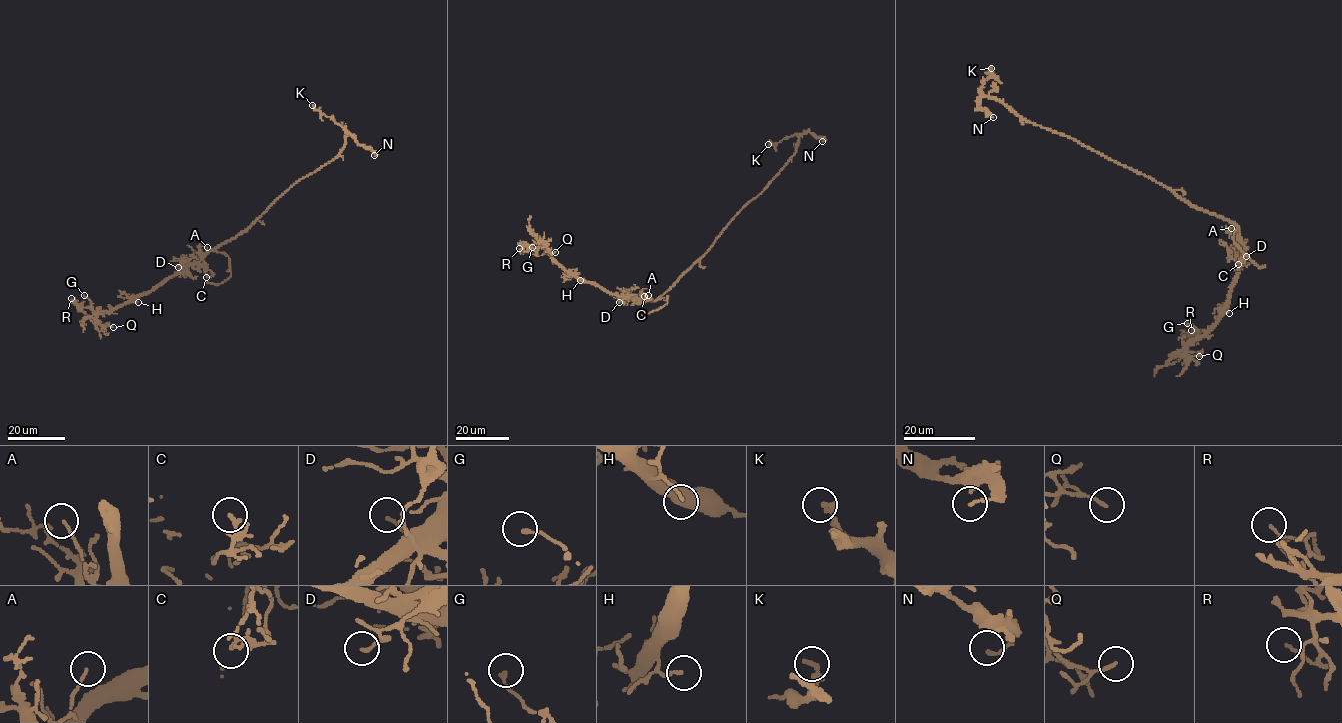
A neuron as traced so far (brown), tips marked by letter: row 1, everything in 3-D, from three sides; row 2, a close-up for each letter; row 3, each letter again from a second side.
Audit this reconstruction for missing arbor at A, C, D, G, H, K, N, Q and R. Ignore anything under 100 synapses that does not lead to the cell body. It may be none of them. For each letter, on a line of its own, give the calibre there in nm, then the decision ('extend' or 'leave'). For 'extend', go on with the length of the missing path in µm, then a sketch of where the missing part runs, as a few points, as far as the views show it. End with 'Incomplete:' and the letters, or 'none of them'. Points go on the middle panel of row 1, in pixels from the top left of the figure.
A: calibre 100 nm; leave
C: calibre 100 nm; leave
D: calibre 120 nm; leave
G: calibre 160 nm; leave
H: calibre 130 nm; leave
K: calibre 180 nm; leave
N: calibre 120 nm; leave
Q: calibre 130 nm; leave
R: calibre 100 nm; leave
Incomplete: none of them

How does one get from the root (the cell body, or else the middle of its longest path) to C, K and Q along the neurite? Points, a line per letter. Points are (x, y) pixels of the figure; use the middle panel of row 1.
C: (691, 265), (659, 297), (648, 300), (642, 297), (643, 301), (644, 296)
K: (691, 265), (790, 159), (798, 137), (790, 135), (775, 144), (768, 144)
Q: (691, 265), (655, 300), (627, 299), (579, 280), (542, 241), (549, 251), (555, 252)

